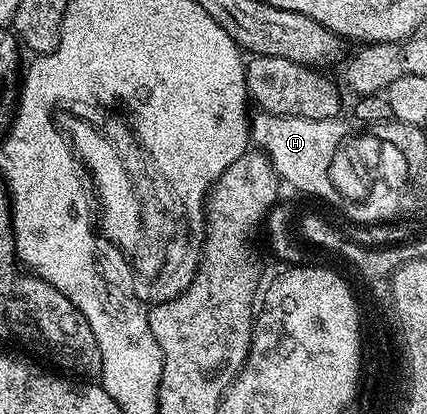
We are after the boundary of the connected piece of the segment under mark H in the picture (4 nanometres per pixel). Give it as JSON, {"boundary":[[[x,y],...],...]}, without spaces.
{"boundary":[[[256,113],[250,119],[250,139],[259,150],[267,155],[277,175],[285,184],[297,187],[317,200],[323,200],[323,193],[329,192],[327,179],[328,160],[339,151],[344,138],[343,118],[307,119],[289,115]]]}

